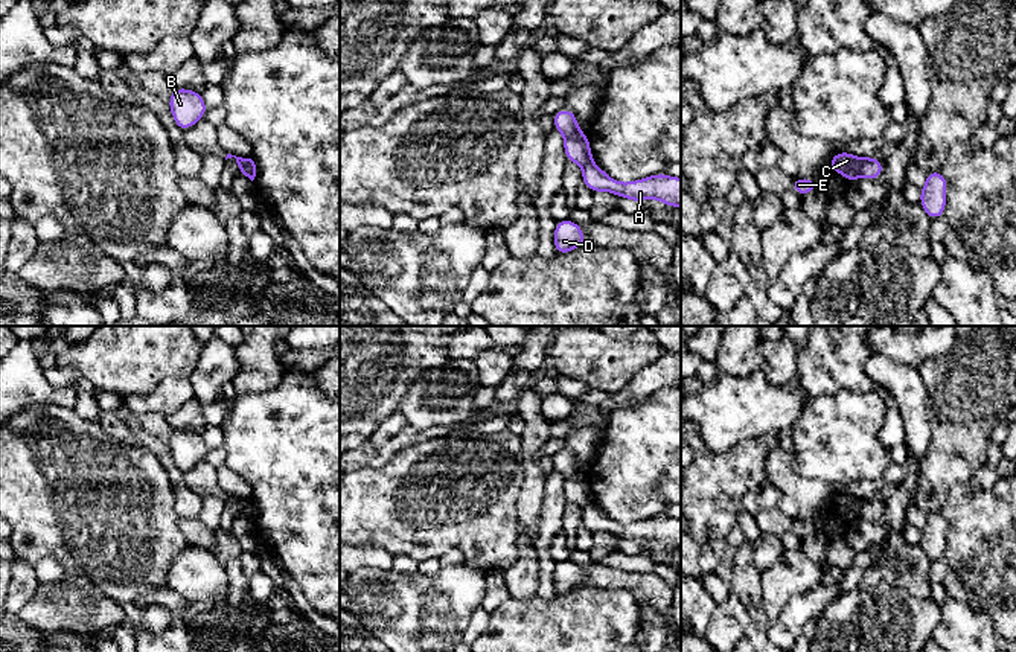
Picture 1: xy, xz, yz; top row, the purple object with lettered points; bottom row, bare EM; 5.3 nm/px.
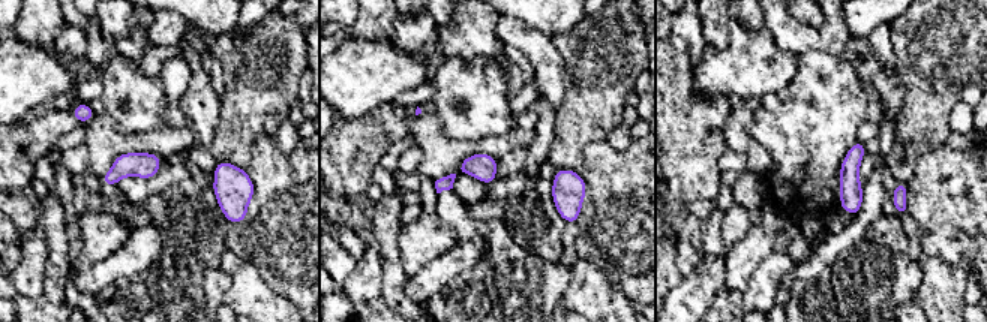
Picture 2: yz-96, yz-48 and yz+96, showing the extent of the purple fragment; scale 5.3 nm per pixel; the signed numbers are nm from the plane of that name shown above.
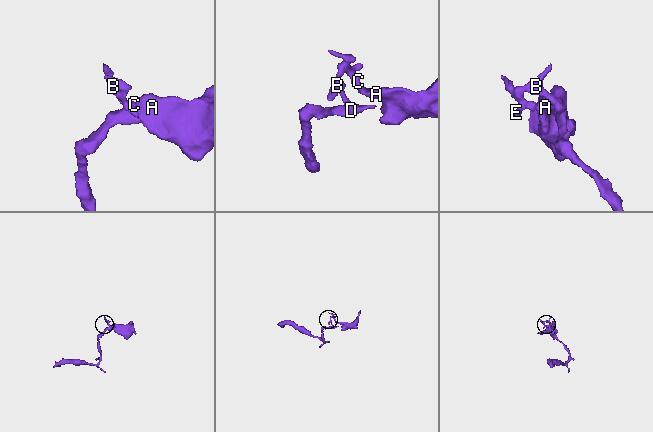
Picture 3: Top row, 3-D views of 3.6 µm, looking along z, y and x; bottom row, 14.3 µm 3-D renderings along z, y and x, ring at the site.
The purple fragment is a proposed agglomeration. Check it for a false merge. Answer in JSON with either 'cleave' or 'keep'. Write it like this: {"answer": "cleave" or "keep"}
{"answer": "cleave"}

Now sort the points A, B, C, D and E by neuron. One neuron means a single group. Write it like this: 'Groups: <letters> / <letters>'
Groups: A / B C D E

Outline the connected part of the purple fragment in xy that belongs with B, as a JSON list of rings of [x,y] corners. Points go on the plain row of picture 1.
[[[172,430],[169,451],[175,466],[184,474],[207,454],[203,436],[189,430]]]

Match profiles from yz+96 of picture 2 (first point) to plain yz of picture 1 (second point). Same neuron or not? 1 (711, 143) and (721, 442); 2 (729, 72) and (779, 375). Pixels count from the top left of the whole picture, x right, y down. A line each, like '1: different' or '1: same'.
1: different
2: different

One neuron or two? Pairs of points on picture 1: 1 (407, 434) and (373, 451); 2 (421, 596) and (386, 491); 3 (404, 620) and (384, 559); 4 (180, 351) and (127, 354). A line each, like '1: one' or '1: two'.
1: one
2: two
3: two
4: one

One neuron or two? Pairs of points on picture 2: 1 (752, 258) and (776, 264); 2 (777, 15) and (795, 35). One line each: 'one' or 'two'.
1: two
2: one

